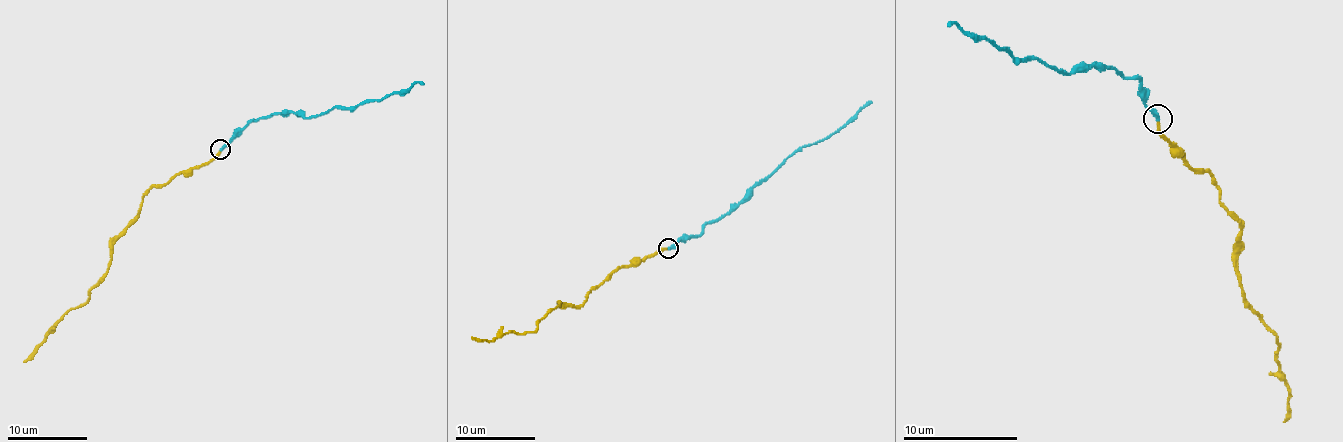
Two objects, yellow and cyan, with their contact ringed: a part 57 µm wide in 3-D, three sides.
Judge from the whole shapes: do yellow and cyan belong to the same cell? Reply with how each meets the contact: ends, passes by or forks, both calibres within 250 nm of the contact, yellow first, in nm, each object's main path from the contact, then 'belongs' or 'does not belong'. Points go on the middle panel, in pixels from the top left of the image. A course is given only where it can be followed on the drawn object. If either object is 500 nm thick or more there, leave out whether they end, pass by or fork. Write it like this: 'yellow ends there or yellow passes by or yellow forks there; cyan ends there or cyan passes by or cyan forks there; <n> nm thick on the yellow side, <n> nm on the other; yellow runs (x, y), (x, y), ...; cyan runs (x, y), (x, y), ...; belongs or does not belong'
yellow ends there; cyan ends there; 200 nm thick on the yellow side, 280 nm on the other; yellow runs (667, 248), (617, 268), (579, 306), (551, 308), (533, 332), (501, 334), (495, 340), (471, 336); cyan runs (667, 248), (700, 234), (706, 224), (718, 222), (796, 151), (830, 137), (872, 101); does not belong

